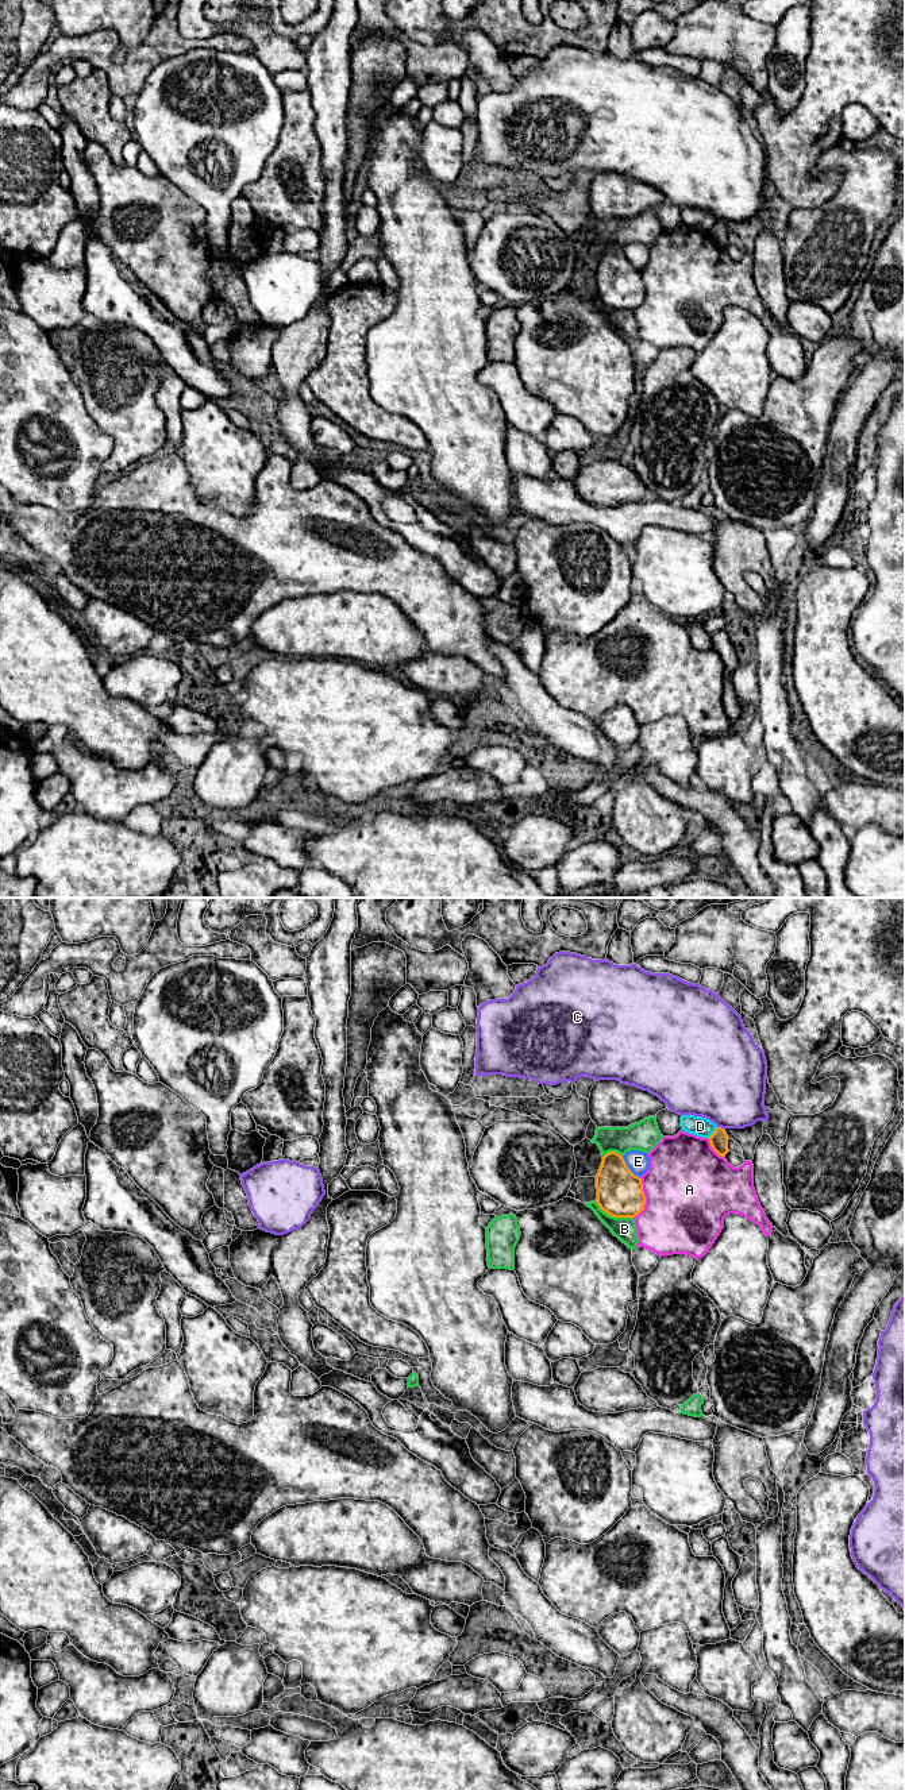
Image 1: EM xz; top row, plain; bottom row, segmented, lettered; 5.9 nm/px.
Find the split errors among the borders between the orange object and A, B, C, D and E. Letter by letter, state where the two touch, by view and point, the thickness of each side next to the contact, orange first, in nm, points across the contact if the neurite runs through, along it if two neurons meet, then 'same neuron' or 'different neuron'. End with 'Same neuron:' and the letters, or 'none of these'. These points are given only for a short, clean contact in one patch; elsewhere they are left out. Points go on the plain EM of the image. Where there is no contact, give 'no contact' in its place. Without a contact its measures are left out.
A: contact xz (644, 290); calibres 280 and 500 nm; different neuron
B: contact xz (613, 308); calibres 280 and 140 nm; different neuron
C: contact xz (720, 220); calibres 110 and 440 nm; different neuron
D: contact xz (713, 226); calibres 110 and 120 nm; border xz (717, 220), (708, 231); different neuron
E: contact xz (628, 261); calibres 280 and 130 nm; different neuron
Same neuron: none of these

